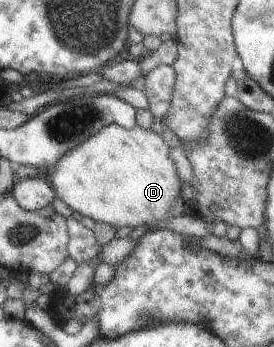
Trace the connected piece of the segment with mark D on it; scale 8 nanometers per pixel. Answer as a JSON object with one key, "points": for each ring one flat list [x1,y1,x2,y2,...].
{"points":[[117,124,106,125,101,131,94,133,81,145,66,152,63,157,47,170,47,181,61,201,72,210,83,216,91,217,114,228,131,227,135,229,143,223,155,227,161,222,172,218,171,206,181,195,183,181,177,174,175,163,169,155,170,147,165,140,151,129,139,125,125,129]]}

